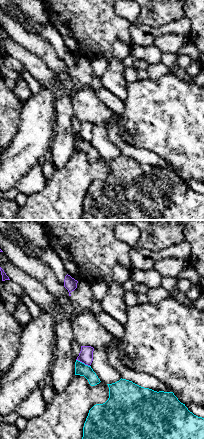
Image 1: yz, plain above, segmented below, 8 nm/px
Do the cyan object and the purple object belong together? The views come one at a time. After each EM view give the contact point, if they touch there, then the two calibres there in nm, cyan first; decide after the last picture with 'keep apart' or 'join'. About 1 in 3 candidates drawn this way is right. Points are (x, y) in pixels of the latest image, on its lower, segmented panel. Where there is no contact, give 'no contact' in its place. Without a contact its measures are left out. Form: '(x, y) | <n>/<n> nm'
(83, 363) | 100/110 nm

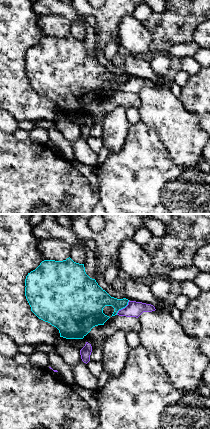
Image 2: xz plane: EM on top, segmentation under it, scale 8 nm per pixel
(123, 307) | 220/130 nm

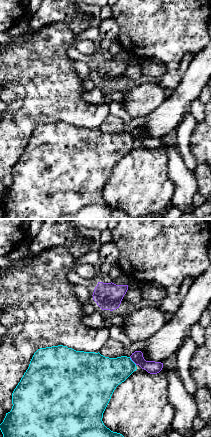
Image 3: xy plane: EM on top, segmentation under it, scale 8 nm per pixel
(132, 361) | 280/110 nm

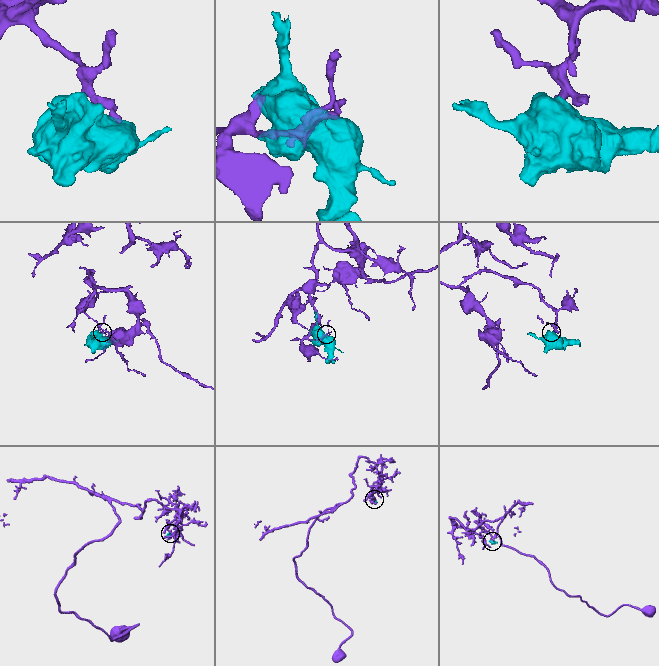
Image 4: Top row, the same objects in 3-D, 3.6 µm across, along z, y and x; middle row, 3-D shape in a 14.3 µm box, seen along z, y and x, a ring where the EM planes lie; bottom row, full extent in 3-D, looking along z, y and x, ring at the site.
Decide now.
keep apart

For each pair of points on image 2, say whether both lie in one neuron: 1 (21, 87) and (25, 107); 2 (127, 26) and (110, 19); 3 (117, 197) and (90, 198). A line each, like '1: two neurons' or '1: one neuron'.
1: one neuron
2: two neurons
3: two neurons

